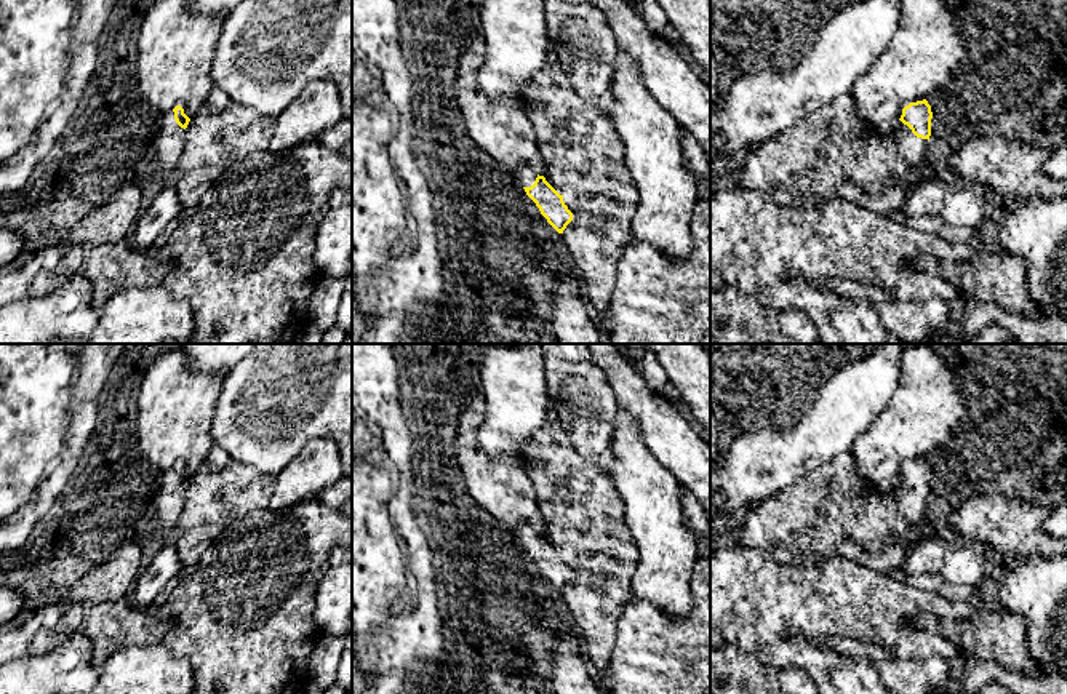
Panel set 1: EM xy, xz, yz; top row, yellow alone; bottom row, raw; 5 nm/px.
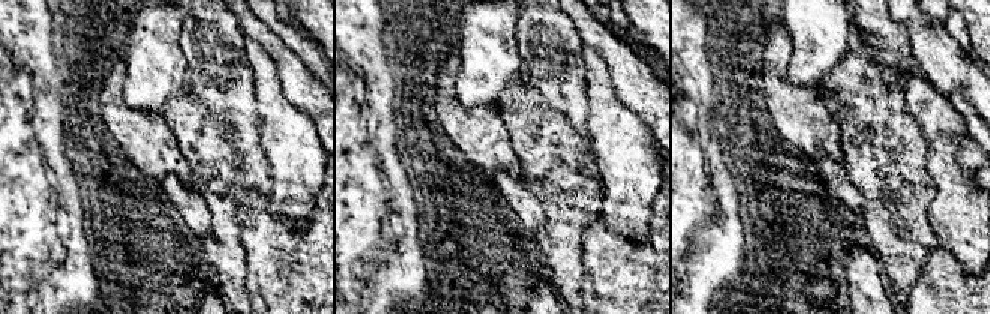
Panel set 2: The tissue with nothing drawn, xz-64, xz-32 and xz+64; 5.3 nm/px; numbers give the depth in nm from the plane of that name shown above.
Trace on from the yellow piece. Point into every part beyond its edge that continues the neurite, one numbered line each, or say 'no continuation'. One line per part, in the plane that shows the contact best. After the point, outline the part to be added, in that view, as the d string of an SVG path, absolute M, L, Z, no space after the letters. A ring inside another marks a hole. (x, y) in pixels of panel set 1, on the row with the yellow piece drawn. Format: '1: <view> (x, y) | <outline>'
1: yz (912, 149) | M901 120L894 130L899 155L913 168L923 166L928 139L917 138Z

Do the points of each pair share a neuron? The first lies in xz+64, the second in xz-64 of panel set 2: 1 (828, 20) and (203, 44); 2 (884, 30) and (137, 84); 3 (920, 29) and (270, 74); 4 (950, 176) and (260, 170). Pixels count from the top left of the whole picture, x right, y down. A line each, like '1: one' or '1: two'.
1: two
2: two
3: two
4: two

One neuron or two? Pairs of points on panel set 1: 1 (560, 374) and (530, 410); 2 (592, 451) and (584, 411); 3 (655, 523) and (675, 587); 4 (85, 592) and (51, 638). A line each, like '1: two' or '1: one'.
1: two
2: one
3: one
4: one

